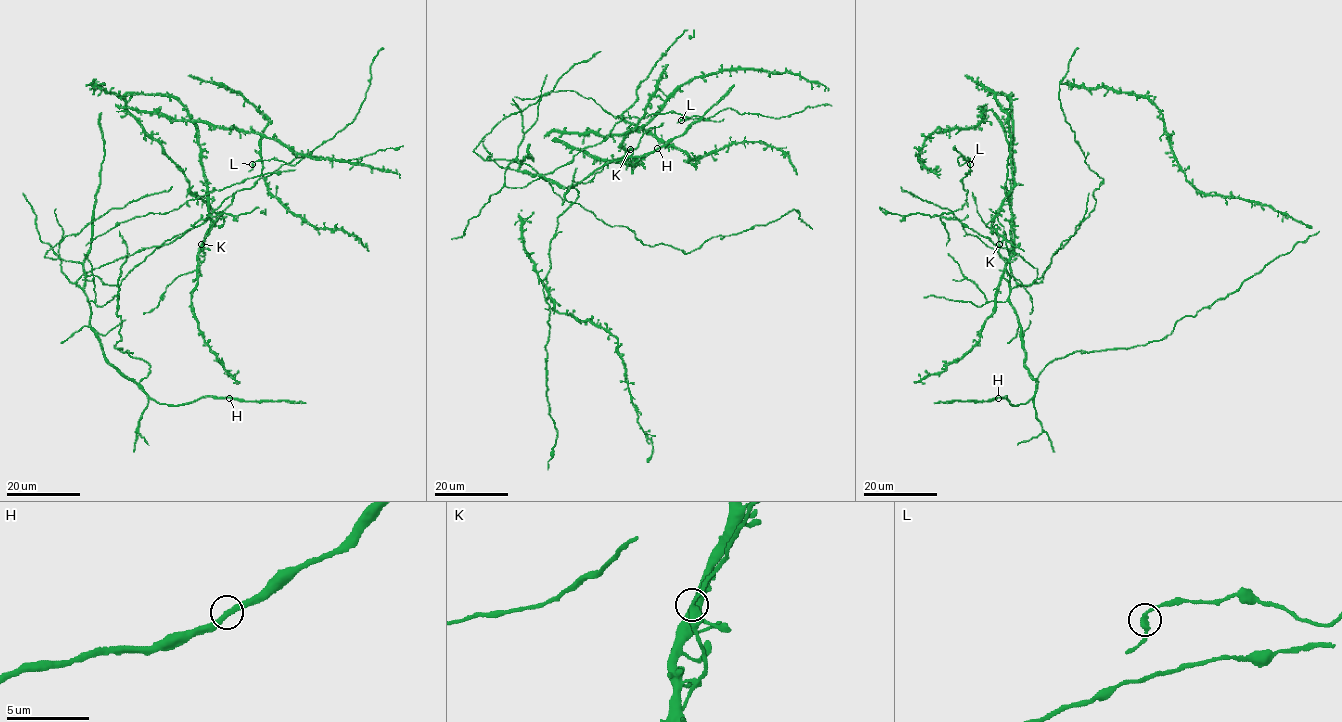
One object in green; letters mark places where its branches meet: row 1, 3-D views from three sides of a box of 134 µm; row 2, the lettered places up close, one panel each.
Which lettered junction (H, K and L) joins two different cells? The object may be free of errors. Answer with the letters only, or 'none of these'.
none of these

